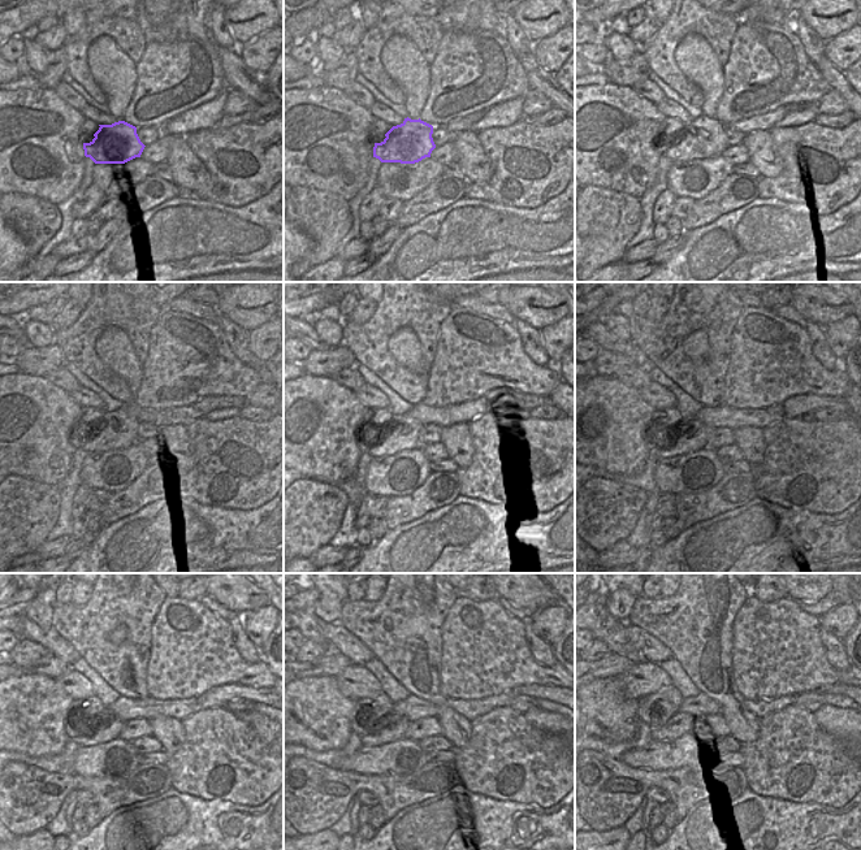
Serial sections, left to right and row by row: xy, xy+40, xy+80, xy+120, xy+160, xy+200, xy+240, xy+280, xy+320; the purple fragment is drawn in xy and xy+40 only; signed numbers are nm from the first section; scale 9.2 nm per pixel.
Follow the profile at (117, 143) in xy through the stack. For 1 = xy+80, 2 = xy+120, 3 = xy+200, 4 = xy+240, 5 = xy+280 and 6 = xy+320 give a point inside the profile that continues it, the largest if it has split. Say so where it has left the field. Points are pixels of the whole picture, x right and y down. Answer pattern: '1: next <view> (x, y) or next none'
1: next xy+80 (702, 138)
2: next xy+120 (117, 429)
3: next xy+200 (692, 434)
4: next xy+240 (102, 728)
5: next xy+280 (392, 727)
6: next xy+320 (680, 724)

